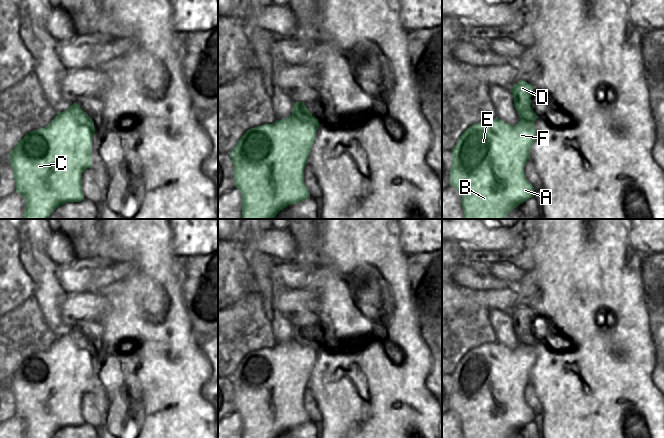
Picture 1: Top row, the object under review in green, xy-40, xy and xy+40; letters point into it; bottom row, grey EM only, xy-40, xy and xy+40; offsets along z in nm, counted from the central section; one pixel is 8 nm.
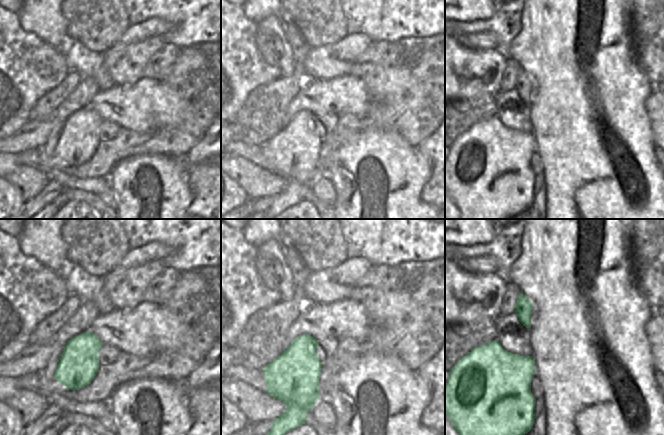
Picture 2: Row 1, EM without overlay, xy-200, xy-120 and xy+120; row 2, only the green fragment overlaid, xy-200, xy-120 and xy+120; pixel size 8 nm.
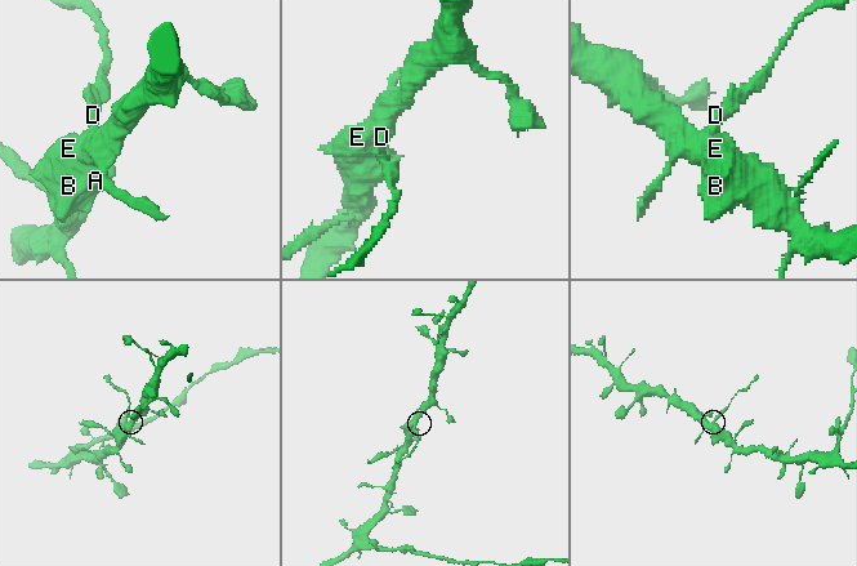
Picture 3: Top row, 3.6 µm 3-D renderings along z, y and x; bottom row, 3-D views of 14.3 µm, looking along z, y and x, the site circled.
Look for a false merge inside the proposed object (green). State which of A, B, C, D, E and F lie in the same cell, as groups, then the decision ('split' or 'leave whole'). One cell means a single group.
groups A B C E F / D; split

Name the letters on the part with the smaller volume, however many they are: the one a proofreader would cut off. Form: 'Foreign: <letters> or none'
Foreign: D.

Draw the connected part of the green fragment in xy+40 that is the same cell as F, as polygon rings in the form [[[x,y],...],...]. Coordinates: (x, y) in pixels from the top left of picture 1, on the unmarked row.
[[[520,329],[520,345],[511,350],[499,342],[483,344],[467,352],[452,373],[452,391],[450,393],[450,410],[462,421],[464,438],[510,438],[517,430],[534,422],[534,411],[526,403],[524,391],[530,384],[530,373],[536,363],[534,345],[539,342],[532,331]]]

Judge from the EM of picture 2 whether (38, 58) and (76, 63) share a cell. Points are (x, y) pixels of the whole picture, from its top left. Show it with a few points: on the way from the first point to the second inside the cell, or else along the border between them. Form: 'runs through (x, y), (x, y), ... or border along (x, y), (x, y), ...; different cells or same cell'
border along (64, 56), (69, 71); different cells

